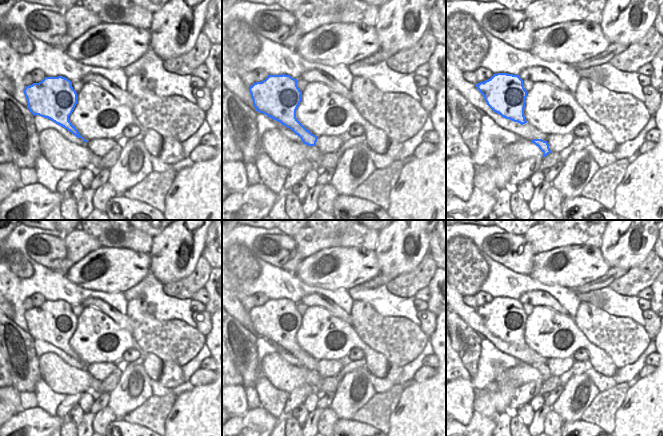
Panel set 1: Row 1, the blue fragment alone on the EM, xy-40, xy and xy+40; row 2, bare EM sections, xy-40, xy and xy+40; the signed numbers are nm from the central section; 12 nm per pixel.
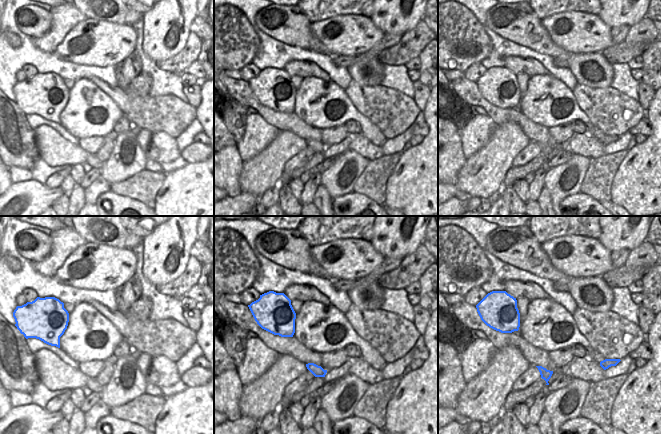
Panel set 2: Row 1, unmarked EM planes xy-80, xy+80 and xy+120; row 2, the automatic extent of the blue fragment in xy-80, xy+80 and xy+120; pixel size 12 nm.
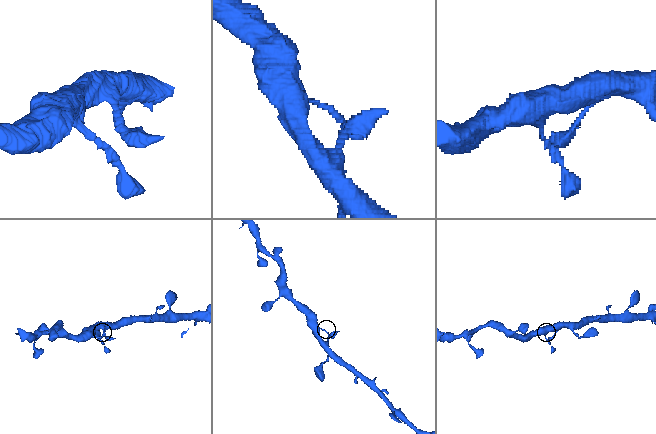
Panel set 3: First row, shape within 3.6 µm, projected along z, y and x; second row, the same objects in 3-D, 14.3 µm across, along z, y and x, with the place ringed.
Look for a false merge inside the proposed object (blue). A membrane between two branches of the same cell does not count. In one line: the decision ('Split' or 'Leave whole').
Leave whole

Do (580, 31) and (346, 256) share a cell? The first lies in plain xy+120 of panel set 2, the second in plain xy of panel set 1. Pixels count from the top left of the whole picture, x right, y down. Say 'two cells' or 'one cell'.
one cell

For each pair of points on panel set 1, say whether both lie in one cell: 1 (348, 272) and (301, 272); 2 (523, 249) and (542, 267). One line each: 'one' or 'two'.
1: one
2: two

